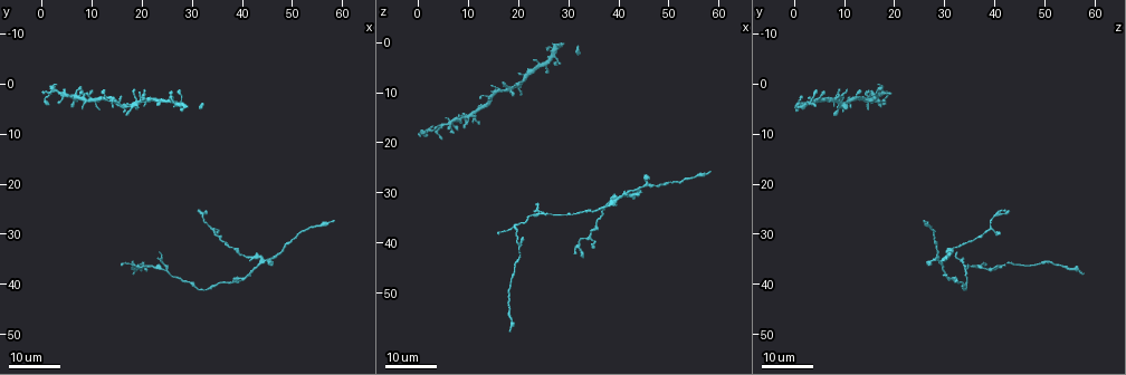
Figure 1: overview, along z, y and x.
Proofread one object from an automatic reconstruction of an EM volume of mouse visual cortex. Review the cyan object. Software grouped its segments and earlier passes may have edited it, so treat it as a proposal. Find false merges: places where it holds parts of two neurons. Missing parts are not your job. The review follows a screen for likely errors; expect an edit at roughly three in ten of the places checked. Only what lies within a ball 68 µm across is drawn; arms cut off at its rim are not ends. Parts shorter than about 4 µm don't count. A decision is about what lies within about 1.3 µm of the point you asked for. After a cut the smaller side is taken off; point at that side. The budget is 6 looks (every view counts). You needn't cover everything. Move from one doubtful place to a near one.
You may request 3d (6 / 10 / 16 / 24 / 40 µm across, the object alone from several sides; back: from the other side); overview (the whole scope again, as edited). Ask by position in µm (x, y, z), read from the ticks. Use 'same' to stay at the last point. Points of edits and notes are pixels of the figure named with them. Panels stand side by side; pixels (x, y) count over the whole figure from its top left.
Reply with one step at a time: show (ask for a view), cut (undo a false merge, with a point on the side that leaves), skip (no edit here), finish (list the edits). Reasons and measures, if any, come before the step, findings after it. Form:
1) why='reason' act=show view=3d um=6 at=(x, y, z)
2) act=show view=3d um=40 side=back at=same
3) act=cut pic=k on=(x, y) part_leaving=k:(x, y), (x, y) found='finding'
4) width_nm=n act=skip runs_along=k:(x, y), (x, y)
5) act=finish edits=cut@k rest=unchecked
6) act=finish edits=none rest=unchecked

why='thick turns thin' act=show view=3d um=16 at=(11.0, 4.5, 14.5)

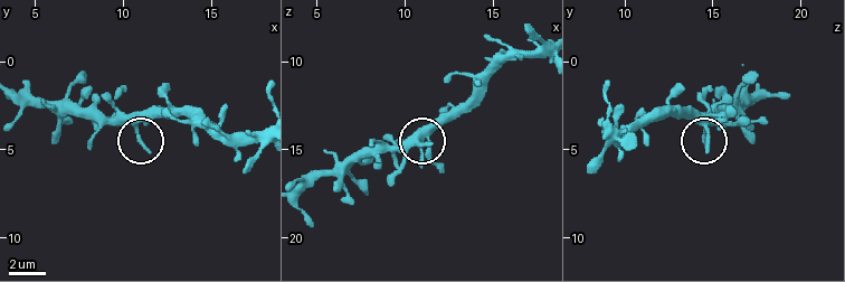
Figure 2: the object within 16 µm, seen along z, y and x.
act=show view=3d um=10 at=(10.9, 4.3, 14.8)

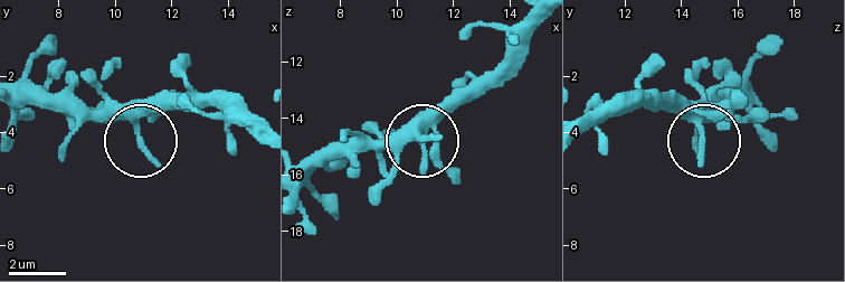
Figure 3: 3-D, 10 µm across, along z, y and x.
act=skip found='one neuron here'

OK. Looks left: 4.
why='two arms in line, one across' act=show view=3d um=16 at=(25.0, 37.5, 34.0)

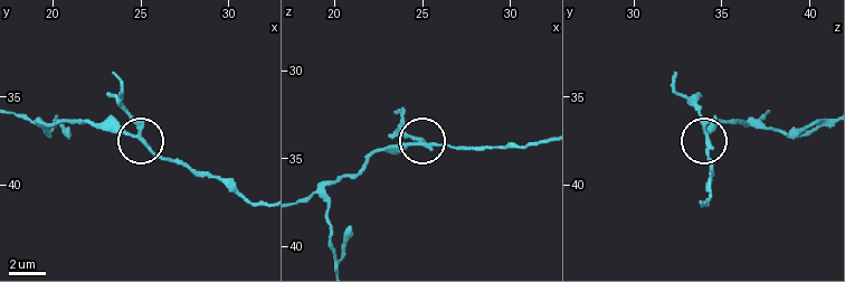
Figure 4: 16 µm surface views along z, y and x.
act=show view=3d um=6 at=(24.7, 37.2, 34.2)

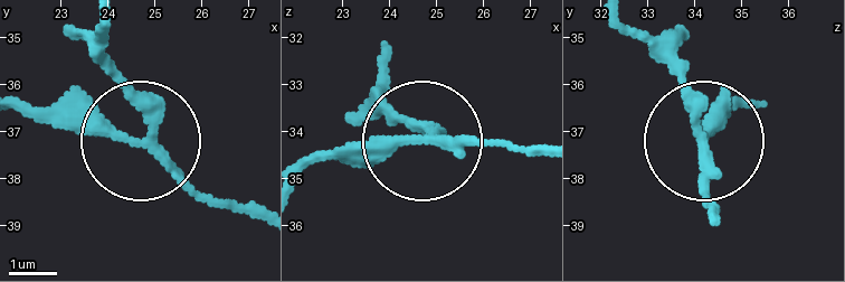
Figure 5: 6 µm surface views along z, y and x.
arms=3 act=cut pic=5 on=(125, 92) part_leaving=5:(159, 151), (154, 106), (103, 22) found='two neurons meet here'

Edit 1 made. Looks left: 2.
why='sudden change in width' act=show view=3d um=24 at=(39.0, 39.0, 31.5)

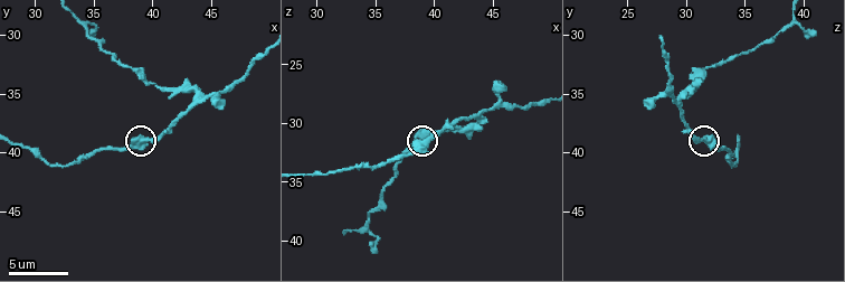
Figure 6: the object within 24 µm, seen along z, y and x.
act=show view=3d um=10 at=(39.4, 38.8, 31.4)

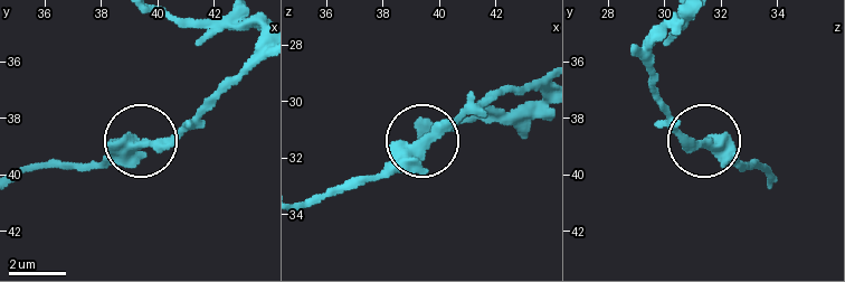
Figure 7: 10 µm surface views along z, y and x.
width_nm=400 act=skip runs_along=7:(300, 201), (379, 178), (471, 99) found='one neuron here'

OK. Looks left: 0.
act=finish edits=cut@5 rest=unchecked

